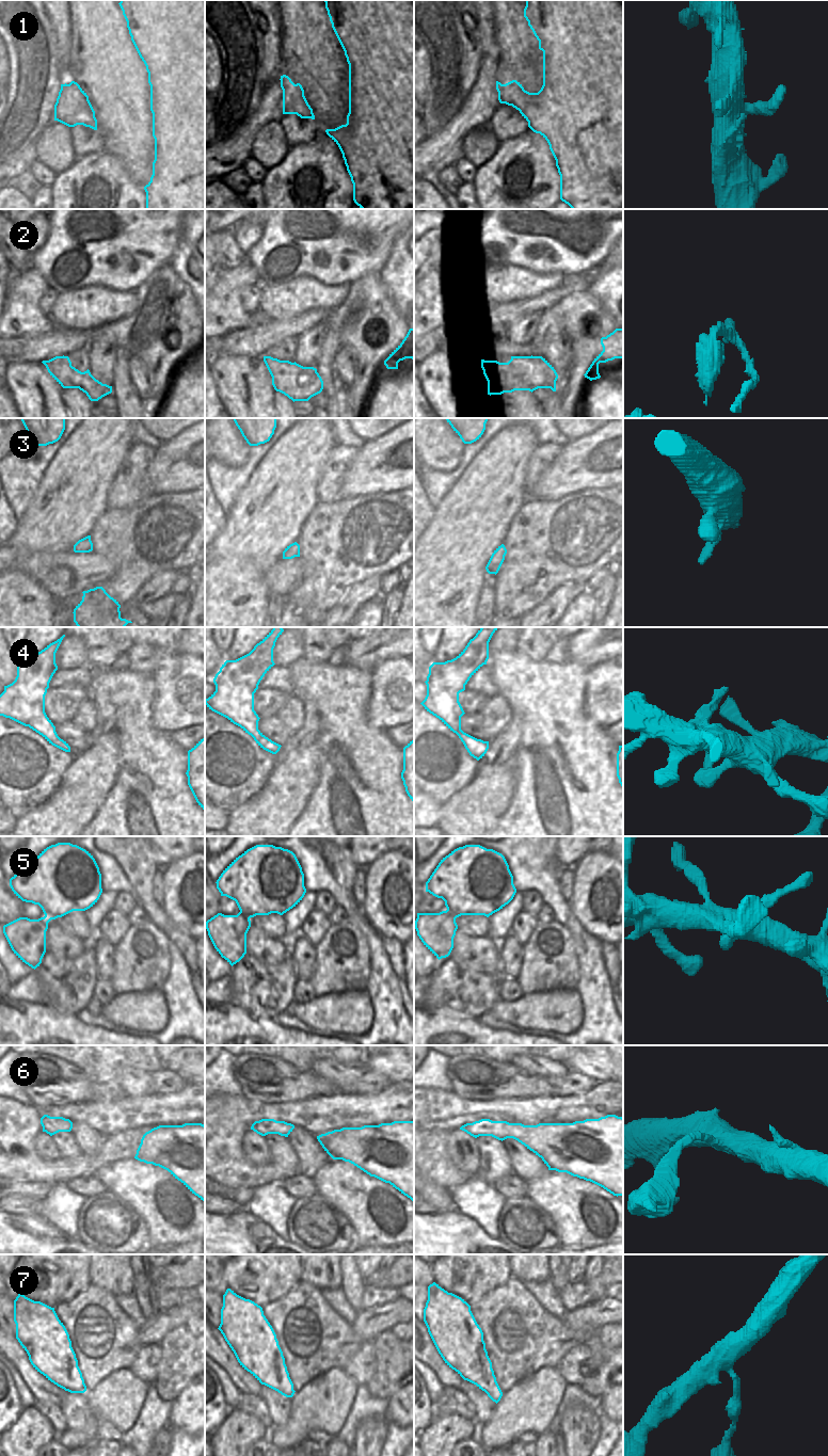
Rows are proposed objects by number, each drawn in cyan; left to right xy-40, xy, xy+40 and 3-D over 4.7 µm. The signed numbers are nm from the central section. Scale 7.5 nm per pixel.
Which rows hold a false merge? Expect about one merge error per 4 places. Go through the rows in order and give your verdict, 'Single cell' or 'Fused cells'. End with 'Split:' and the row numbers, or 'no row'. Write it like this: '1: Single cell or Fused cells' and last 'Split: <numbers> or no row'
1: Single cell
2: Single cell
3: Single cell
4: Single cell
5: Single cell
6: Single cell
7: Single cell
Split: no row

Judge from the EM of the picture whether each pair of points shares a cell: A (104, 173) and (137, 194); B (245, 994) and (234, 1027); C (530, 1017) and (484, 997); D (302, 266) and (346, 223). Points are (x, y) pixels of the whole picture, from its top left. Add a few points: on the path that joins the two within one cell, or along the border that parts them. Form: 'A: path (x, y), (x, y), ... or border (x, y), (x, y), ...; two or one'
A: path (112, 181), (120, 182), (128, 191); one
B: border (229, 1002), (244, 1008), (256, 1017), (265, 1017); two
C: border (498, 998), (489, 1010); two
D: path (331, 262), (369, 254), (375, 234); one

